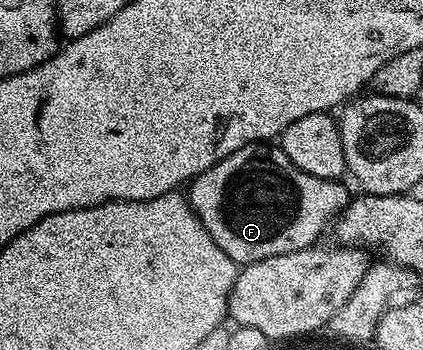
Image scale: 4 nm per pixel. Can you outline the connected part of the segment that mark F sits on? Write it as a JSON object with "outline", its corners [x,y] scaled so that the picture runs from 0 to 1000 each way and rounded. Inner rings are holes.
{"outline":[[[603,406],[582,423],[563,423],[563,434],[534,446],[534,457],[506,469],[506,480],[496,480],[470,497],[468,506],[456,509],[442,534],[440,563],[444,580],[454,589],[454,603],[468,617],[468,629],[478,629],[478,640],[496,663],[496,674],[506,674],[515,709],[525,709],[525,720],[534,720],[534,731],[544,731],[544,743],[553,743],[560,754],[584,754],[610,743],[629,743],[638,731],[667,731],[676,720],[704,720],[719,714],[726,703],[749,700],[759,689],[757,666],[773,646],[778,654],[792,637],[799,614],[823,591],[827,551],[823,554],[820,537],[811,531],[813,526],[811,517],[792,509],[754,509],[752,503],[733,503],[733,491],[714,491],[681,454],[676,434],[662,426],[660,414]]]}

